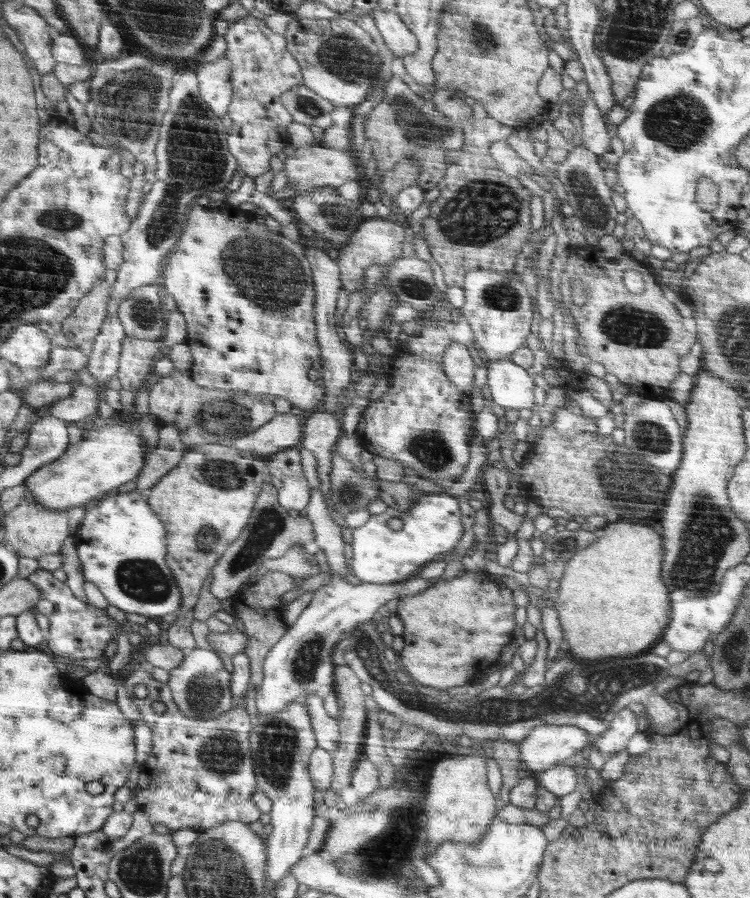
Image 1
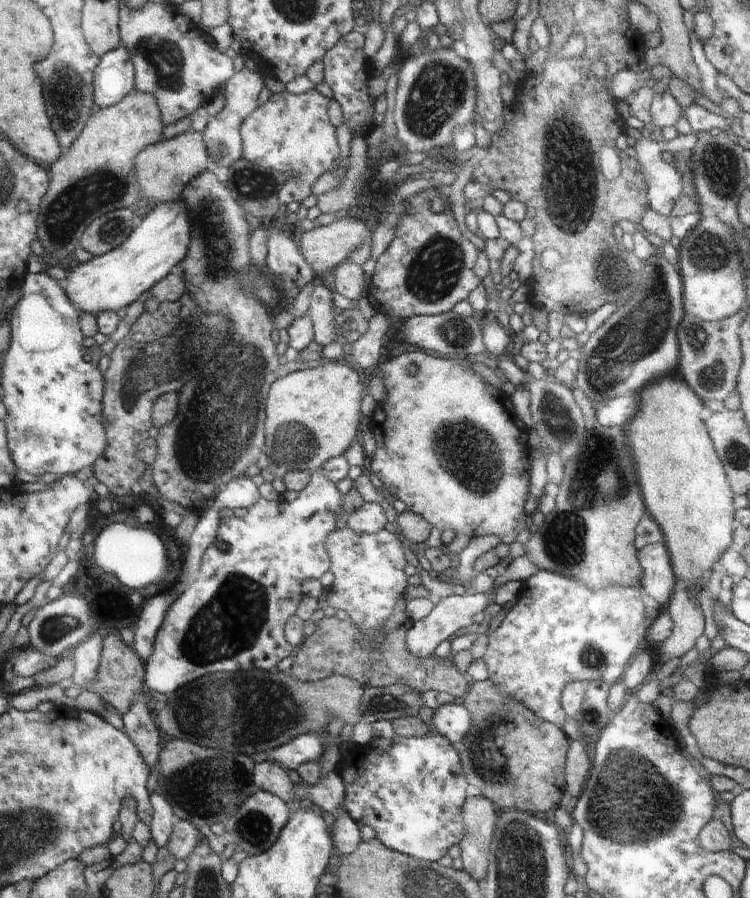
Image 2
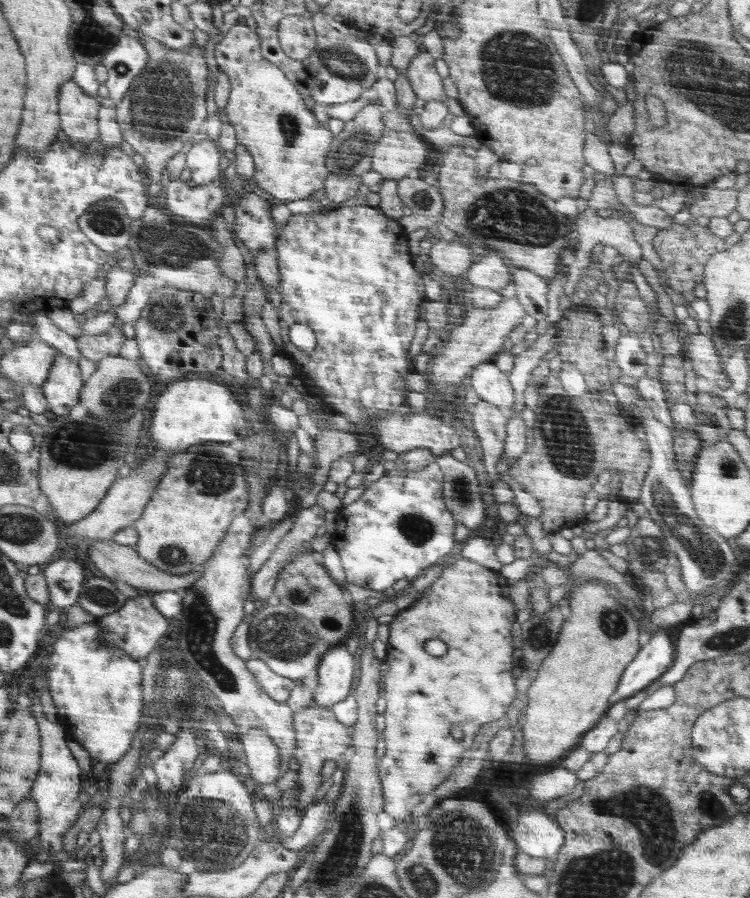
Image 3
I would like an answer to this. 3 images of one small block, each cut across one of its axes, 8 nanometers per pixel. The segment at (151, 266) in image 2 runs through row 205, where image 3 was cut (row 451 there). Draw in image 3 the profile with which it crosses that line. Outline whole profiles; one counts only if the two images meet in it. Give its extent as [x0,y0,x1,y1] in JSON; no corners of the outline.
[150,378,248,455]

